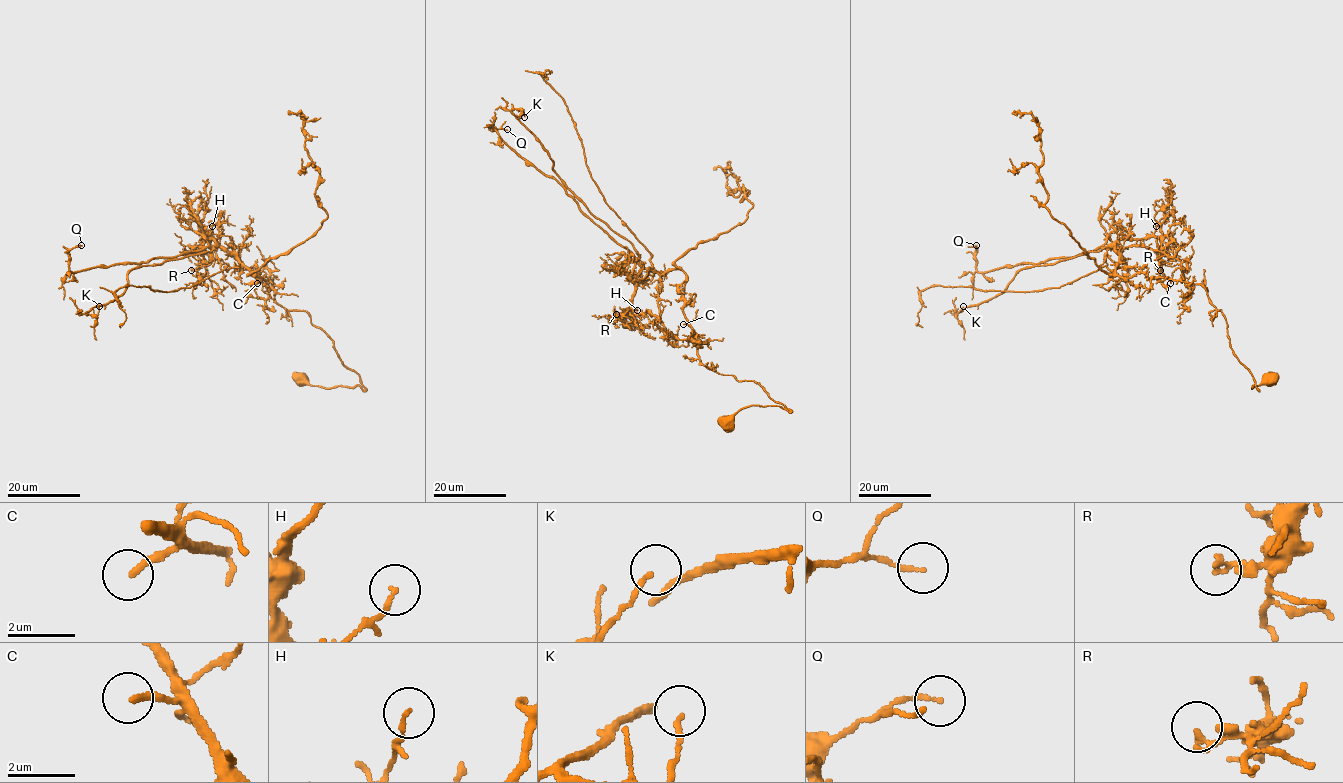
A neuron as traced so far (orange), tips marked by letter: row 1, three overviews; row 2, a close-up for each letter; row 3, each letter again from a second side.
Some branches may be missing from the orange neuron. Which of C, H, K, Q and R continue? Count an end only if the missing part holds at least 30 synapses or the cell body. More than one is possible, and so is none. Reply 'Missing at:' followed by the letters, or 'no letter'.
Missing at: C

